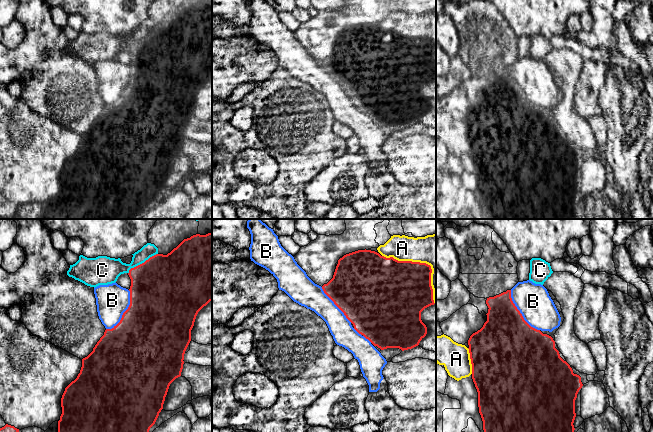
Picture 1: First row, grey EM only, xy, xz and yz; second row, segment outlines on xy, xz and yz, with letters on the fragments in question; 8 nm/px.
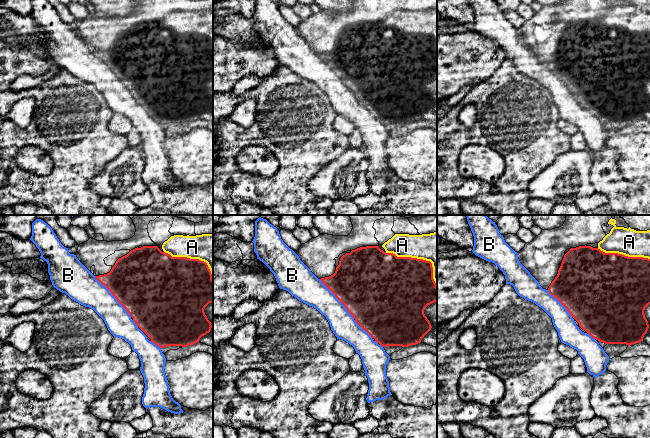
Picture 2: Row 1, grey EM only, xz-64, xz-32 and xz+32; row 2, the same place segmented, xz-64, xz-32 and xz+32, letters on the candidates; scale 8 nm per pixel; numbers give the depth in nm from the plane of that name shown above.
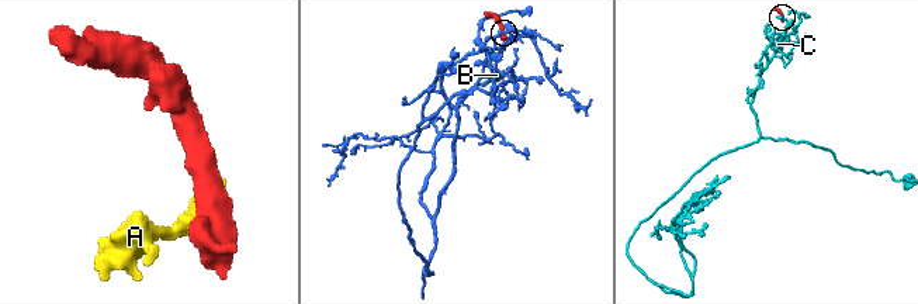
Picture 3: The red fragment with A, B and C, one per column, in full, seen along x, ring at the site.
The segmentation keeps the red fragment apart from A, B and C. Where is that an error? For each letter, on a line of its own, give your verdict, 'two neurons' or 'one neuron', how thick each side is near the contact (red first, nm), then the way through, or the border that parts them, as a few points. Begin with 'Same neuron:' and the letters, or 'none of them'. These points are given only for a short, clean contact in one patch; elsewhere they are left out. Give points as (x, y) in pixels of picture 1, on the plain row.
Same neuron: none of them
A: two neurons; 420 nm thick on the red side, 260 nm on the other
B: two neurons; 500 nm thick on the red side, 260 nm on the other
C: two neurons; 500 nm thick on the red side, 170 nm on the other; border along xy (157, 29), (132, 43), (128, 49)

